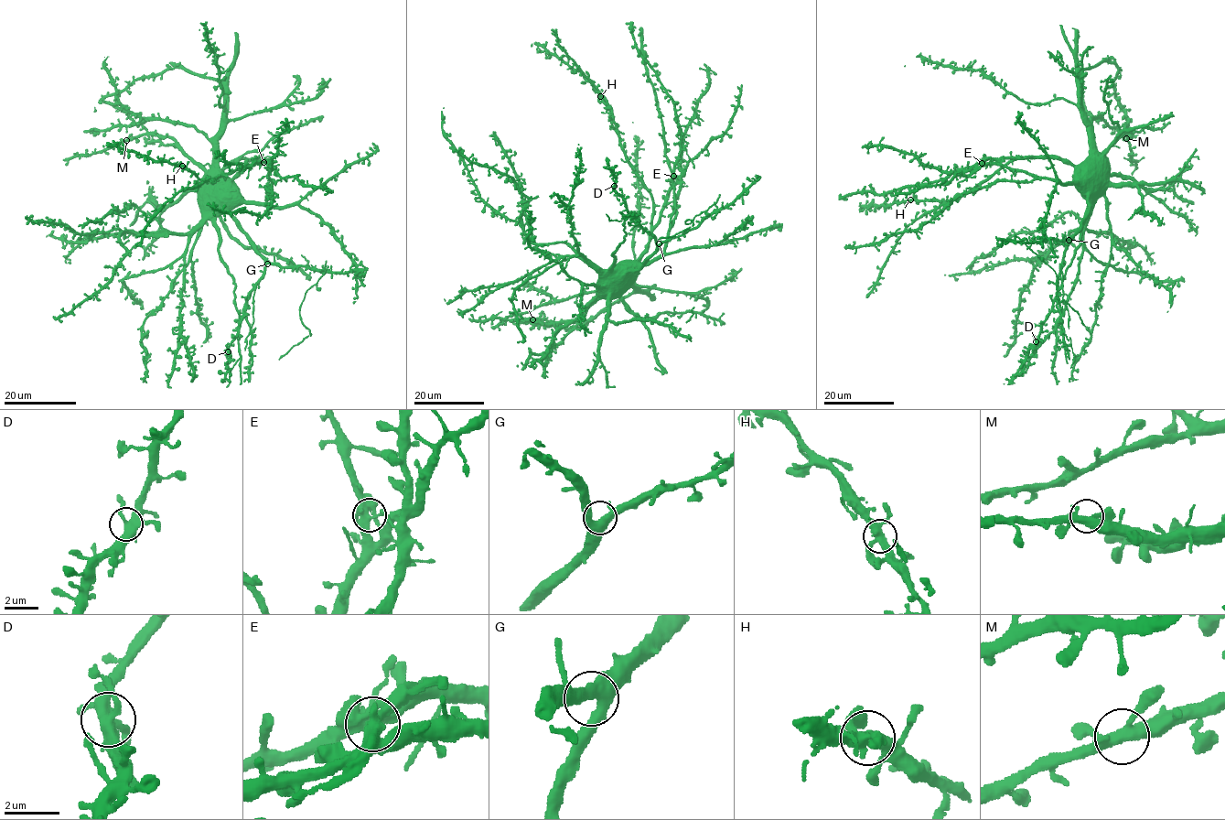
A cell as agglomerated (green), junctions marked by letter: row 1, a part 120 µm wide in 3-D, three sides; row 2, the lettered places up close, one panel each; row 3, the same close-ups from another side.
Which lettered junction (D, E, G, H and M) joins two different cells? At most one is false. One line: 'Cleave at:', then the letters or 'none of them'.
Cleave at: none of them

